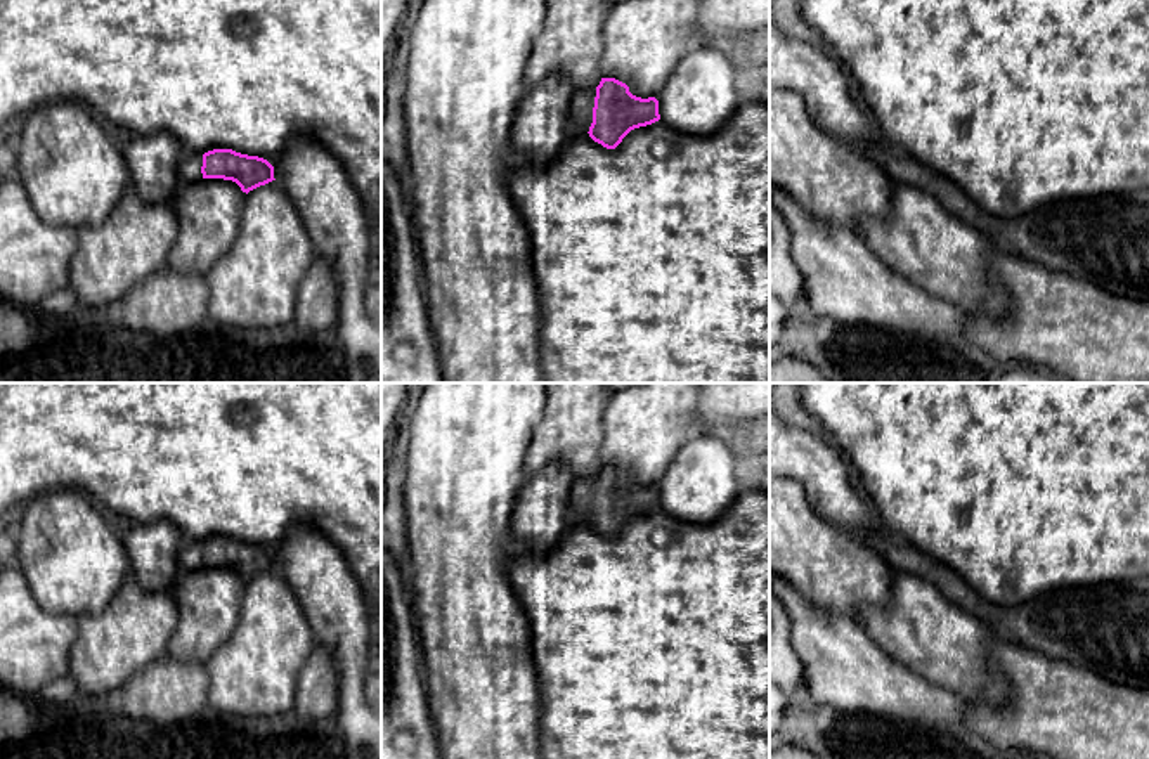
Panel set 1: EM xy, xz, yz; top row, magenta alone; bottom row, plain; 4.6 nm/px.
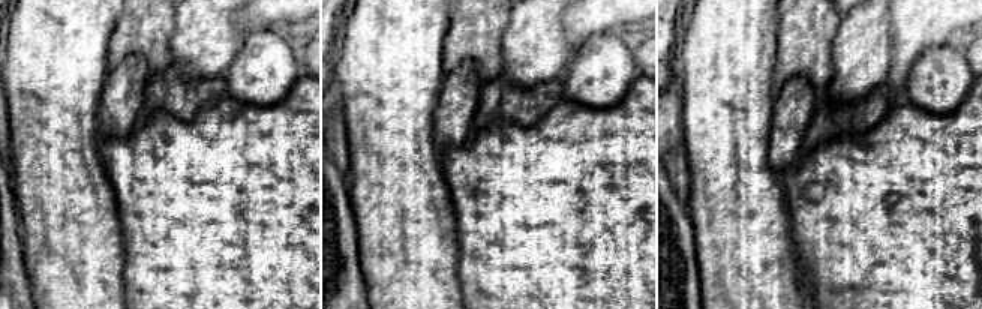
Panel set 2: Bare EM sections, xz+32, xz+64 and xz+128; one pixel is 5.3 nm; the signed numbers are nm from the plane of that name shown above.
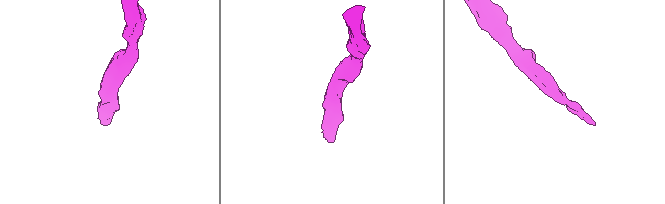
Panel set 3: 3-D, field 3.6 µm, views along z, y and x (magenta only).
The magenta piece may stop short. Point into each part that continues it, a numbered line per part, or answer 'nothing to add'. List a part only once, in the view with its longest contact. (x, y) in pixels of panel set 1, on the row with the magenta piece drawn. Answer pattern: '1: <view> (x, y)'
1: xz (581, 113)

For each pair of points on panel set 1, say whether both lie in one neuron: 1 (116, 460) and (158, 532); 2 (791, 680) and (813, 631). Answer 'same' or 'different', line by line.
1: different
2: different

